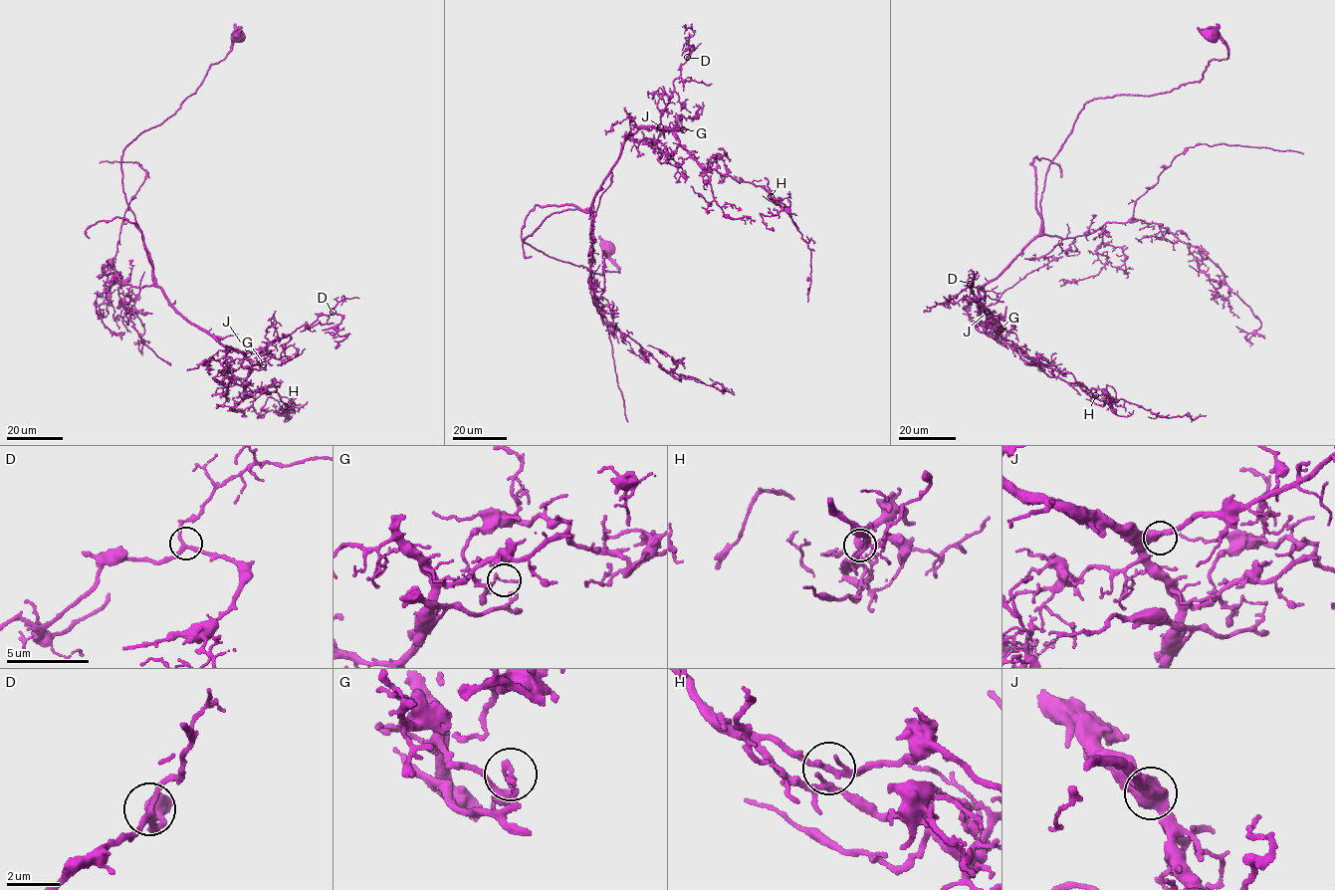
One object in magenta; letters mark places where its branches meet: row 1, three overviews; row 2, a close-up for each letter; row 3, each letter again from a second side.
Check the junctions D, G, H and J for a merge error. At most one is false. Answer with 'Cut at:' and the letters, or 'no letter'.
Cut at: G

